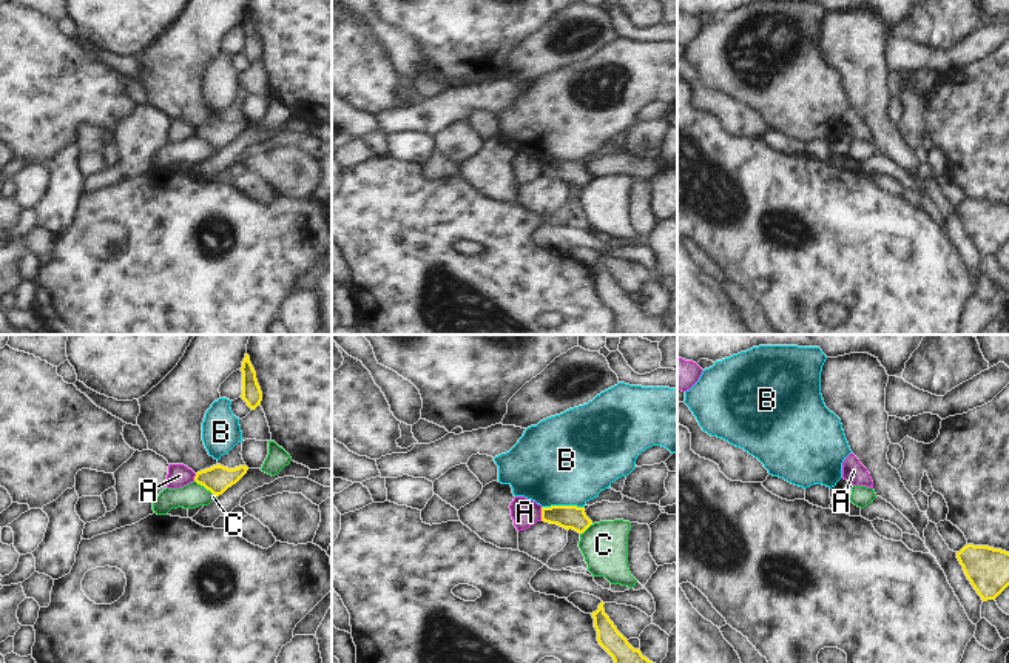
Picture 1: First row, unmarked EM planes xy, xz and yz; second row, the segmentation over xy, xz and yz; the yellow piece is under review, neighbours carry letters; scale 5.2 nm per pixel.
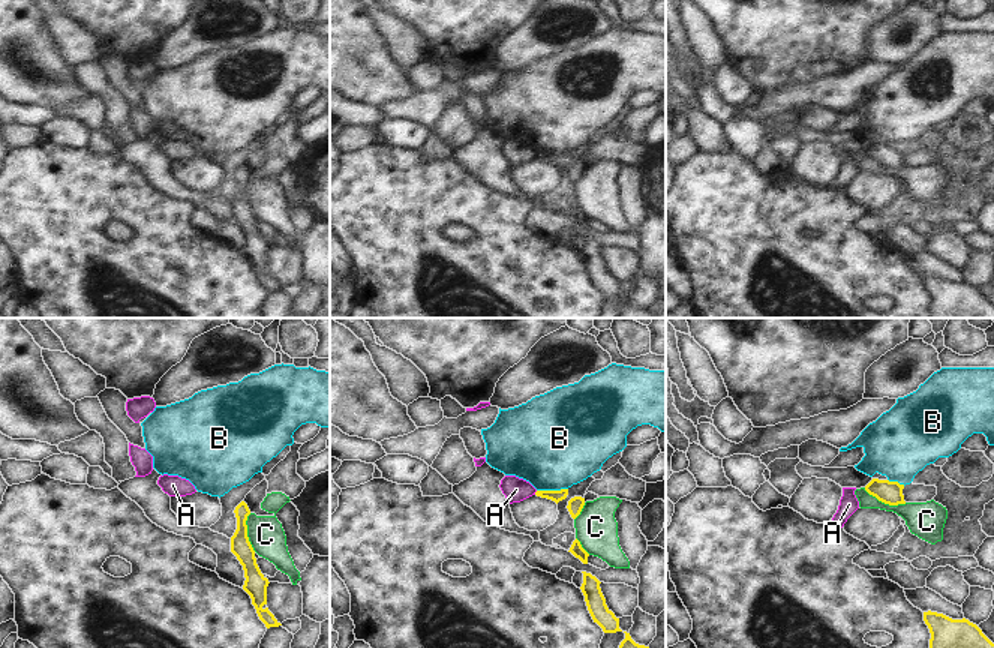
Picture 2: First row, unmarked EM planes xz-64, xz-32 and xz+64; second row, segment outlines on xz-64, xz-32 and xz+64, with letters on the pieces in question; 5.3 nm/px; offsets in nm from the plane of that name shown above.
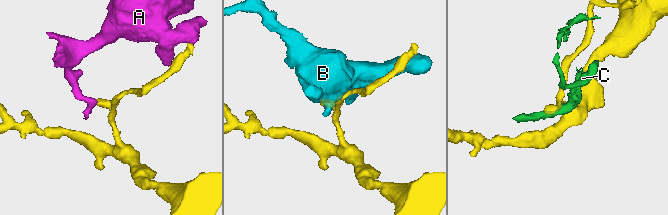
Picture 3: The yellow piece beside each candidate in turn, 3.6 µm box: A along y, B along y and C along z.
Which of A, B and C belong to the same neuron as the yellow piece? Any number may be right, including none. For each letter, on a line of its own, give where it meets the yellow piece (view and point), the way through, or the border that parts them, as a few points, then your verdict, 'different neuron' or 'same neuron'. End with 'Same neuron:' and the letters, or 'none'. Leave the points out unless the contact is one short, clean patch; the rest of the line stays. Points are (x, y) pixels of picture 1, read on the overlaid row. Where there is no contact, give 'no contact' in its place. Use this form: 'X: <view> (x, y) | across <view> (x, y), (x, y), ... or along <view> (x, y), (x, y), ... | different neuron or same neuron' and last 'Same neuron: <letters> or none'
A: xz (542, 514) | along xz (540, 508), (542, 520) | different neuron
B: xz (562, 506) | different neuron
C: xy (205, 487) | along xy (195, 480), (216, 497) | different neuron
Same neuron: none

